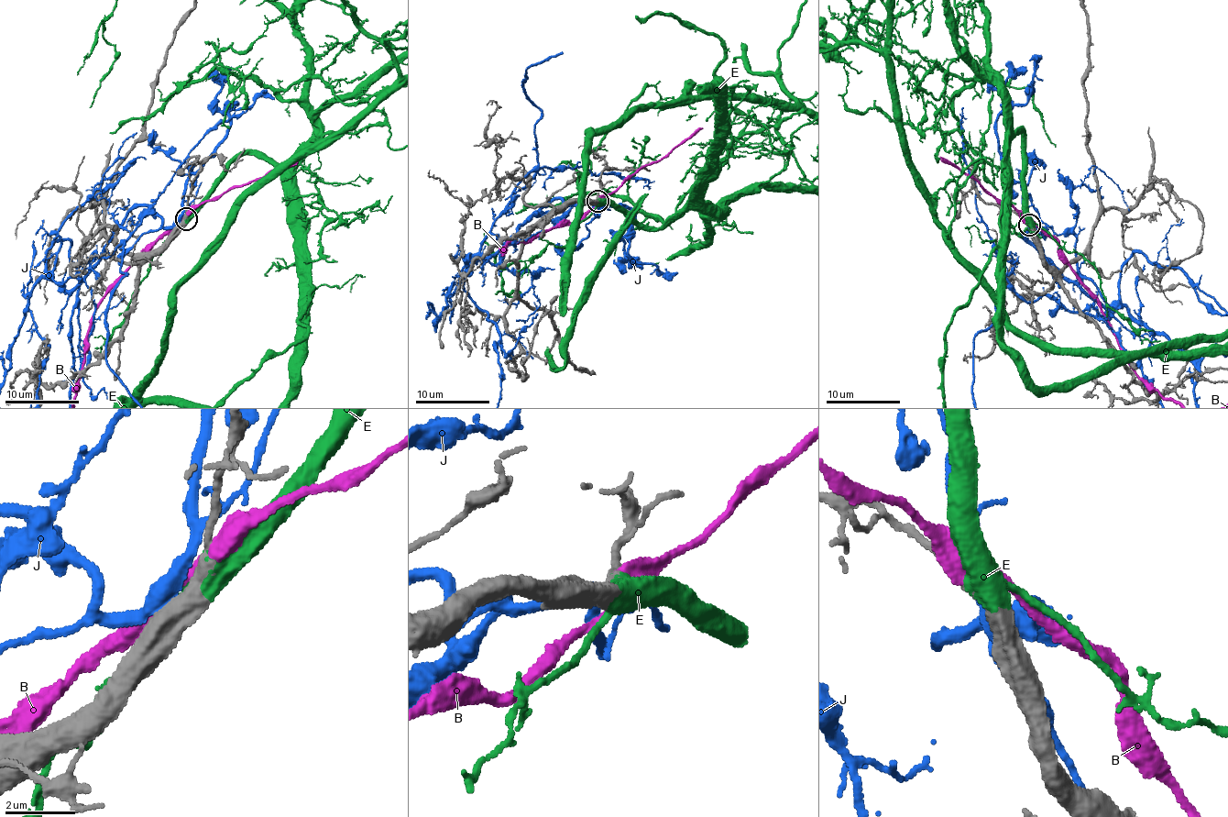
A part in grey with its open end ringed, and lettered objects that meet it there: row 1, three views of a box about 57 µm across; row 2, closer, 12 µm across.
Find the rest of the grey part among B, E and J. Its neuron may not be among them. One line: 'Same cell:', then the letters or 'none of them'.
Same cell: E

